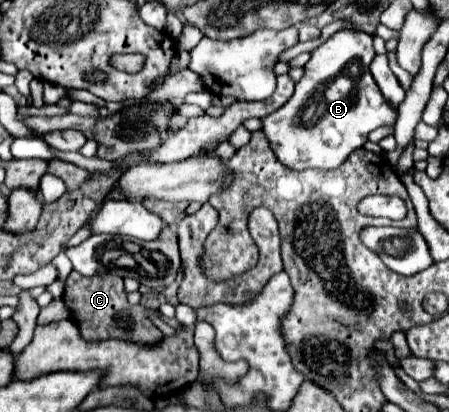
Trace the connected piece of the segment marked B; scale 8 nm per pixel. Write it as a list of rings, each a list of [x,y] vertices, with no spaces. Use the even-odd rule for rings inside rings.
[[[339,30],[313,50],[291,100],[261,120],[261,132],[267,134],[271,150],[283,166],[291,170],[339,168],[353,150],[367,142],[369,132],[395,124],[397,110],[387,104],[369,72],[373,58],[373,36],[357,30]]]

